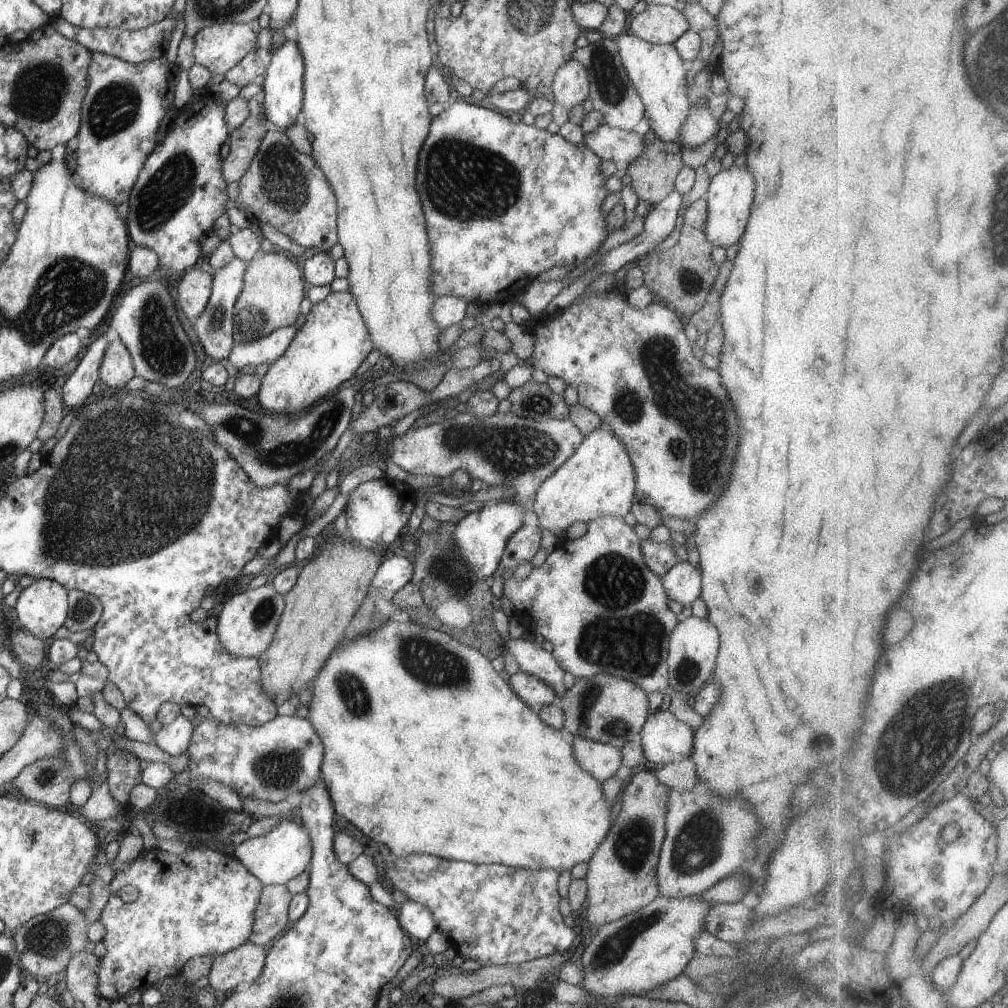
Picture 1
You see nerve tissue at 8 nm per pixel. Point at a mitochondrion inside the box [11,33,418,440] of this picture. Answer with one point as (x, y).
(68, 290)

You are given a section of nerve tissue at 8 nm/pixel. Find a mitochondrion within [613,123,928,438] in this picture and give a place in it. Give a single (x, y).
(687, 281)

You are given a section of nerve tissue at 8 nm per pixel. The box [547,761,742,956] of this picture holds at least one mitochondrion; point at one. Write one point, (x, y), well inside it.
(697, 846)

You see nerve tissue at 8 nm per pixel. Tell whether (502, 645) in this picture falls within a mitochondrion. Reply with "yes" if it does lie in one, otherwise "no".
no

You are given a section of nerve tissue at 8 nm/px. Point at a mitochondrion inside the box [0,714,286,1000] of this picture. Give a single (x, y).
(51, 936)

